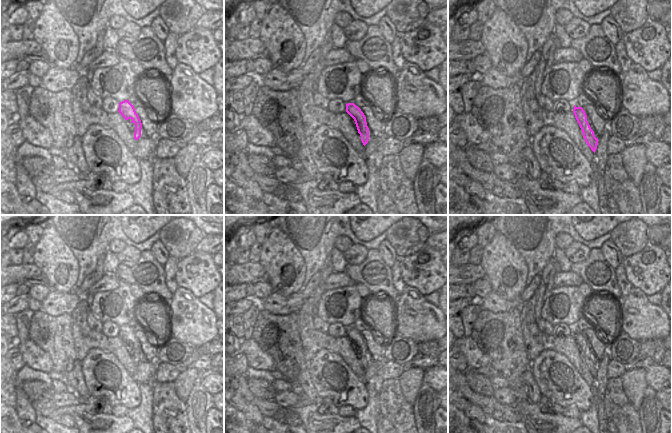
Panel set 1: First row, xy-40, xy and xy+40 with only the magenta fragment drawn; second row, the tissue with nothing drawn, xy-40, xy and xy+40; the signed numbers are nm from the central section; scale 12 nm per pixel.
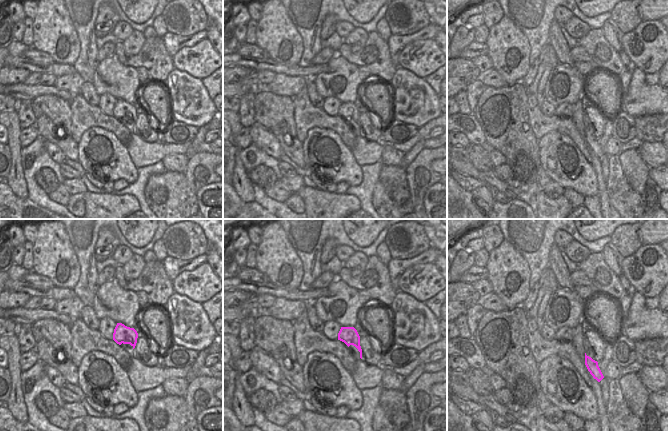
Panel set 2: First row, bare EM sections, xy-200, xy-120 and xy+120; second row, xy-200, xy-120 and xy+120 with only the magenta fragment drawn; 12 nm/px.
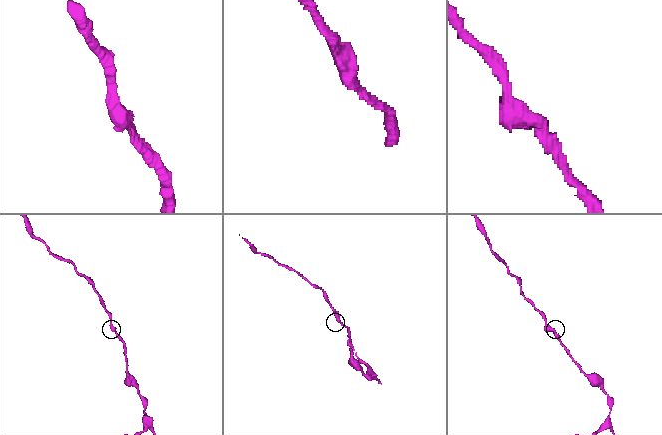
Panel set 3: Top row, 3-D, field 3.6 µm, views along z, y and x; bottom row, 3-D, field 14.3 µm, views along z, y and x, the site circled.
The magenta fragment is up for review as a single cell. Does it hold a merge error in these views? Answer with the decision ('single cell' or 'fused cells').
single cell

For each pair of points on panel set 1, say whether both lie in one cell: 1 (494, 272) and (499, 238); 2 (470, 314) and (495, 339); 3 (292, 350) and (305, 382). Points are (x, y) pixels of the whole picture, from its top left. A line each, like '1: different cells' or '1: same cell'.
1: same cell
2: different cells
3: different cells

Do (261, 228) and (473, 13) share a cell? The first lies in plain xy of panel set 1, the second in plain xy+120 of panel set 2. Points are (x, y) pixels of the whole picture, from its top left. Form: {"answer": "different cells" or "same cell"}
{"answer": "different cells"}

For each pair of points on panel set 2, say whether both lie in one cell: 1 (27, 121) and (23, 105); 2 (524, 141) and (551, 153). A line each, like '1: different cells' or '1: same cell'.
1: same cell
2: different cells

